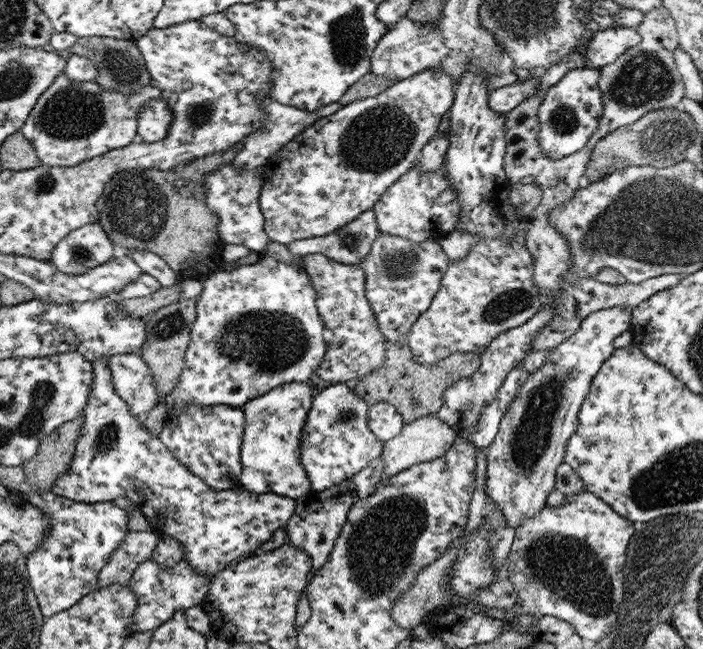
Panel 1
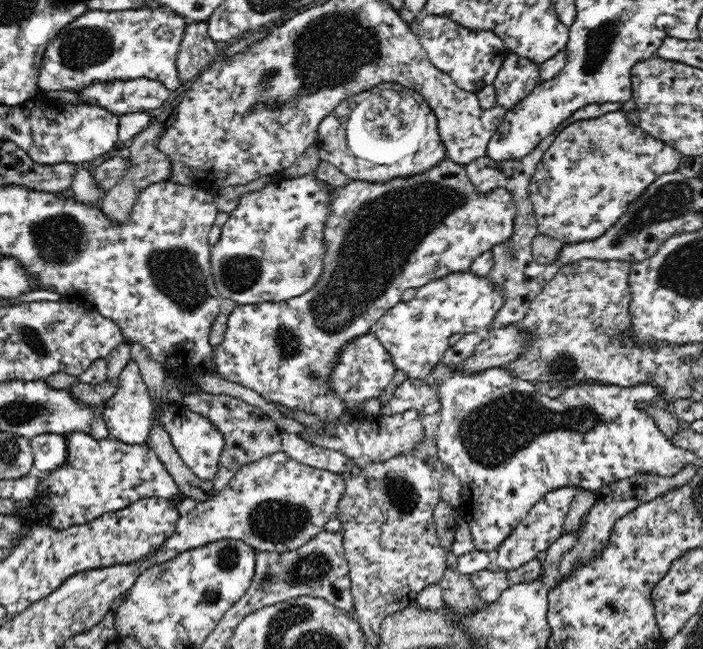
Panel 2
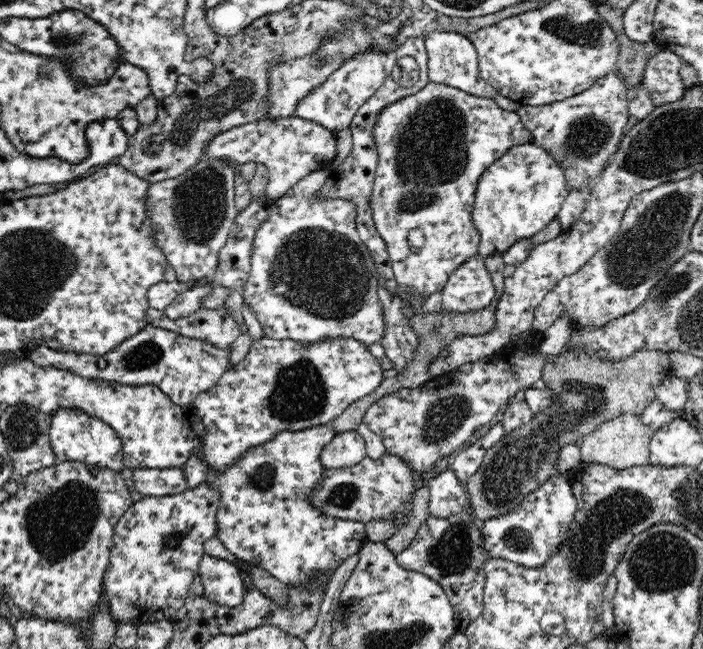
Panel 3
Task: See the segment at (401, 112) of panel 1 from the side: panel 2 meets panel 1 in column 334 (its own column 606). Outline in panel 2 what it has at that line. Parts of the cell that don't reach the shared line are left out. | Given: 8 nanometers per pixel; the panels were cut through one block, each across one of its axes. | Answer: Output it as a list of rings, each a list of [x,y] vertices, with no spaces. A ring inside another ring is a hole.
[[[620,109],[573,122],[561,128],[548,150],[543,152],[528,186],[539,234],[555,238],[564,245],[594,240],[610,229],[654,180],[678,170],[683,154],[645,133],[639,124],[630,123],[626,114]]]

